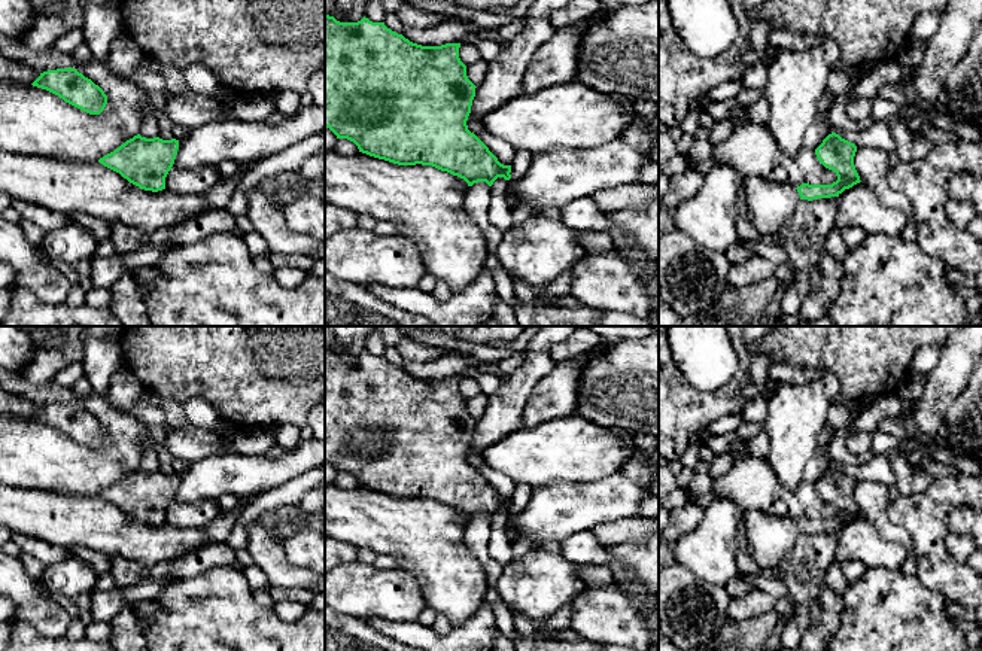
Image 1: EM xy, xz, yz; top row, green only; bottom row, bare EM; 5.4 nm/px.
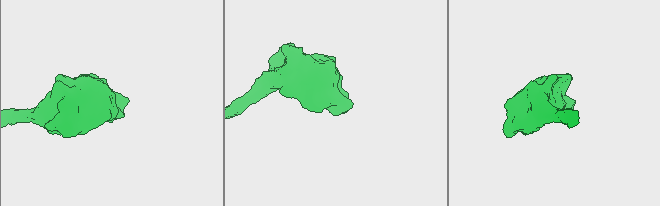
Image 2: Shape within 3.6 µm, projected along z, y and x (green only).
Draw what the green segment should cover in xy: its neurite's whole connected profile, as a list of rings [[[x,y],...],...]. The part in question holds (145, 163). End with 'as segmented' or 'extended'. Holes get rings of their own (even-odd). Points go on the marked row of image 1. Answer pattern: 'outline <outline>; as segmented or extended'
outline [[[137,134],[98,162],[140,189],[158,192],[165,189],[165,177],[174,164],[177,149],[176,139],[146,139]]]; as segmented

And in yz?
outline [[[829,134],[823,143],[815,149],[818,161],[829,170],[833,170],[837,180],[831,185],[809,185],[802,183],[797,186],[800,200],[818,200],[839,197],[845,189],[860,183],[860,176],[854,165],[857,146],[839,134]]]; as segmented

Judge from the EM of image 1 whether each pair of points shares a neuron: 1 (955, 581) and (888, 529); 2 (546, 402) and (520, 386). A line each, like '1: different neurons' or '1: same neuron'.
1: different neurons
2: different neurons

